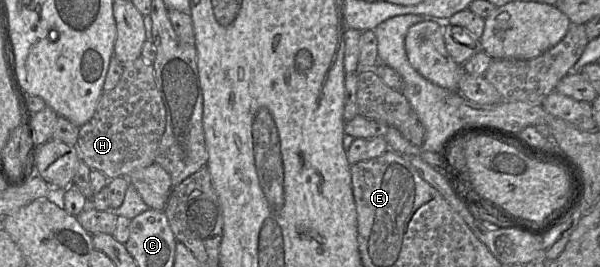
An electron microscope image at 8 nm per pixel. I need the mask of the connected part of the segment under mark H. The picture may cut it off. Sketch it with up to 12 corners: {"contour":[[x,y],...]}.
{"contour":[[124,64],[79,128],[108,179],[155,163],[165,107],[153,64]]}

